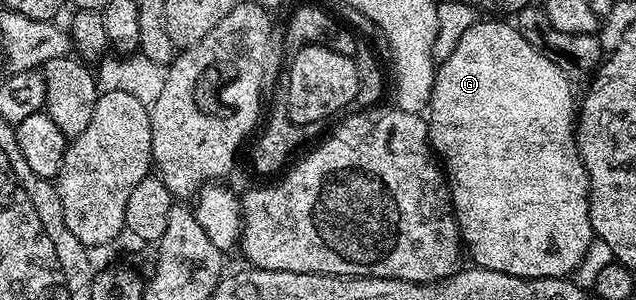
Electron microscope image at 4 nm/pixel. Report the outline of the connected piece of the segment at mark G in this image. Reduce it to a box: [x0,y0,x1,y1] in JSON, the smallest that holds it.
[427,19,591,277]

